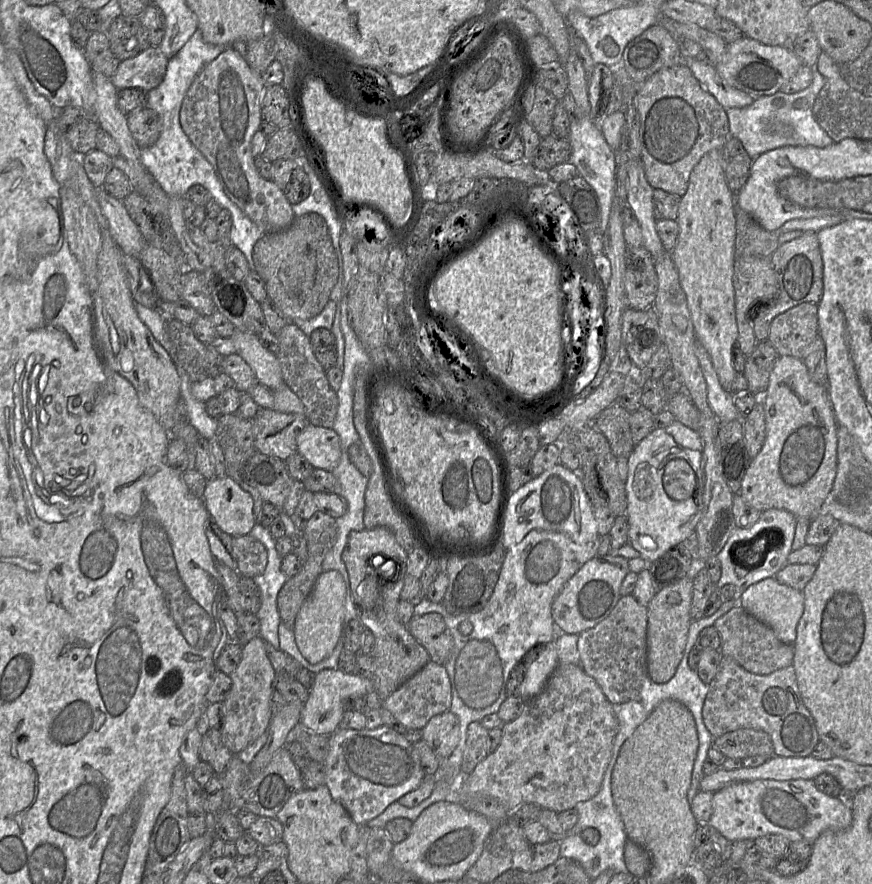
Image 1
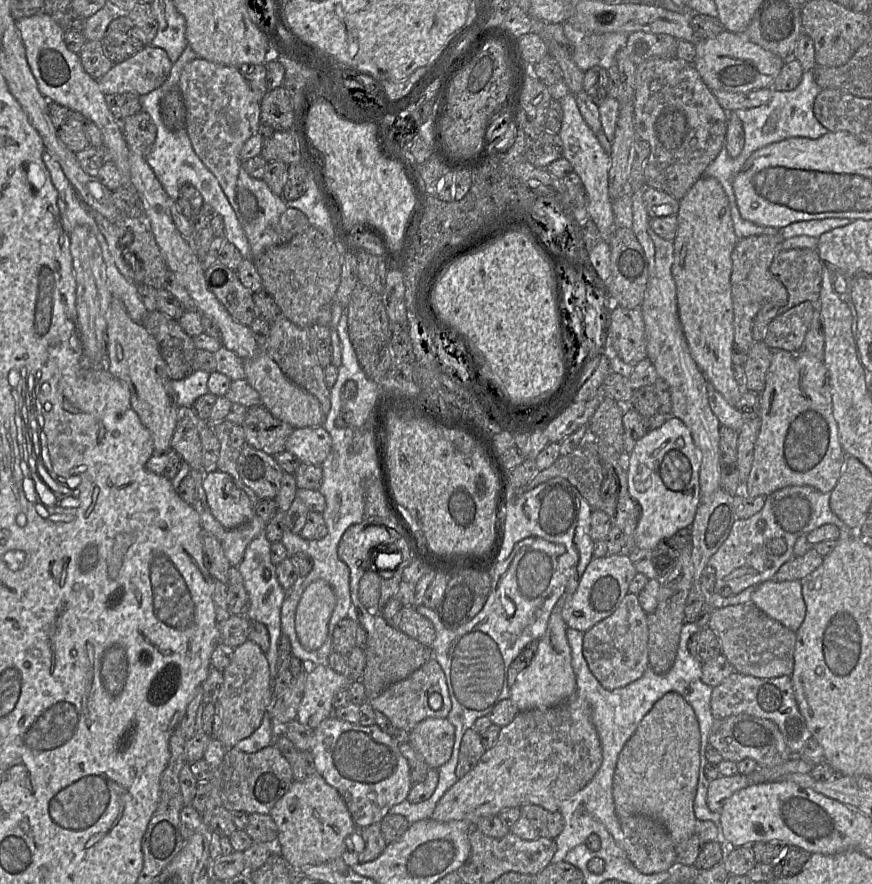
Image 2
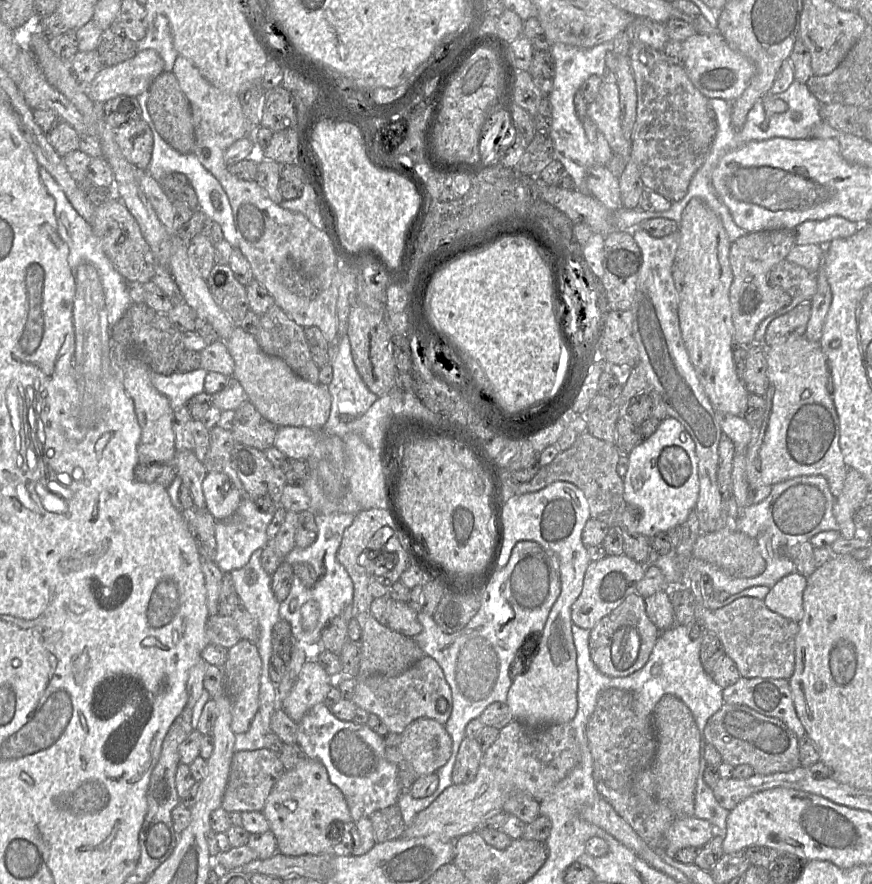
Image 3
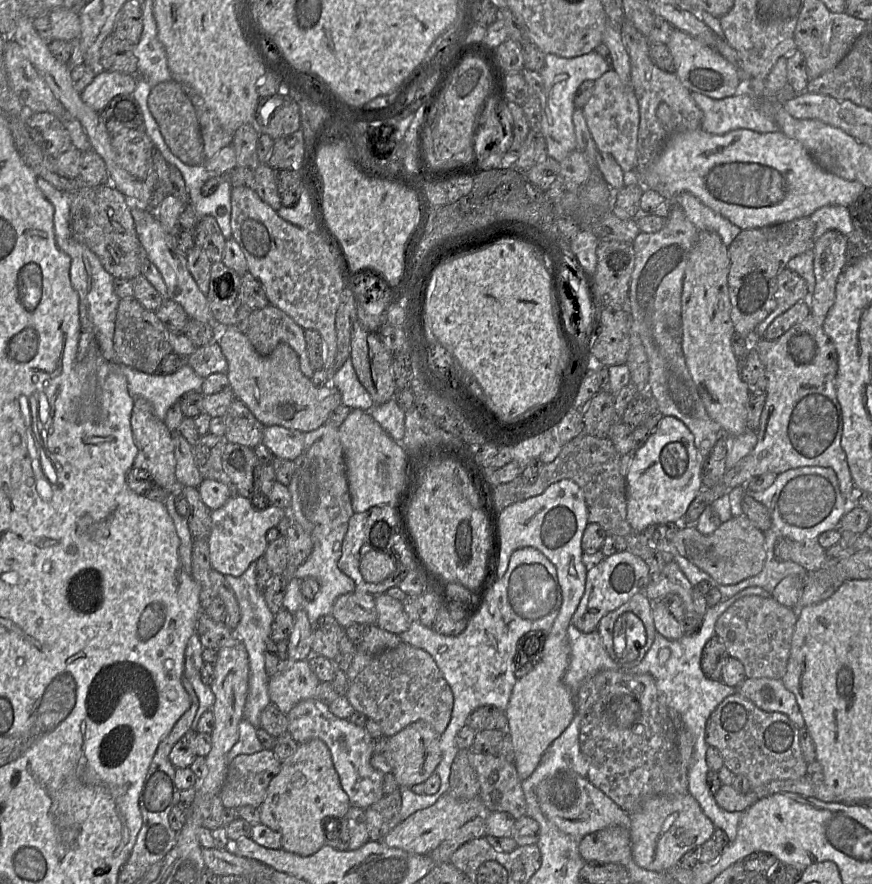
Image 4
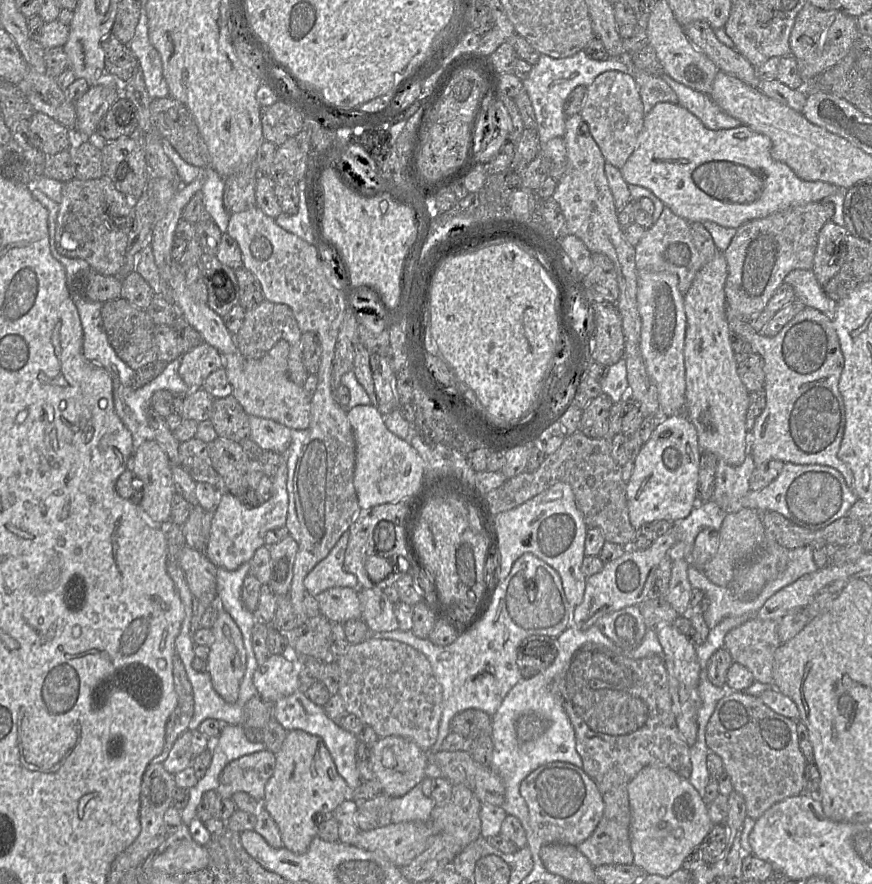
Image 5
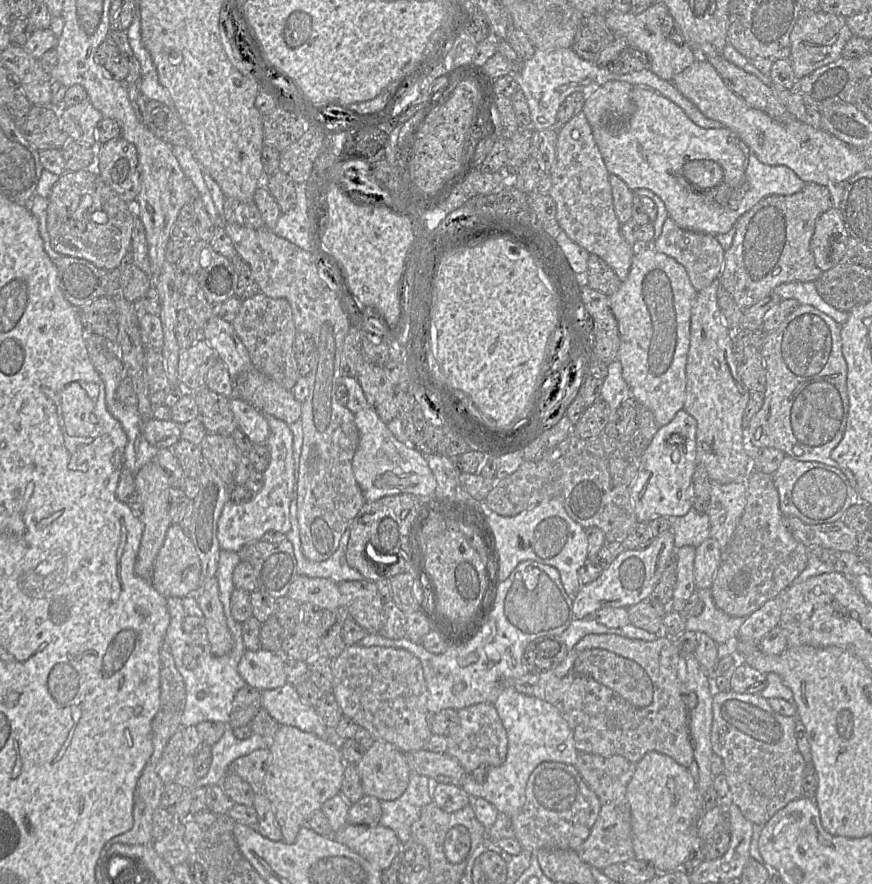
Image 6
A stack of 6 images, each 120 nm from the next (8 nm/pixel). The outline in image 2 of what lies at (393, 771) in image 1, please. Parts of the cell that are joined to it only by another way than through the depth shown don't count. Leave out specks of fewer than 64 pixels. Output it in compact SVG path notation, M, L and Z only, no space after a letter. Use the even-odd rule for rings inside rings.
M332 715L313 730L310 752L317 773L338 790L357 828L380 823L391 807L407 798L413 786L399 743L376 724L352 724Z

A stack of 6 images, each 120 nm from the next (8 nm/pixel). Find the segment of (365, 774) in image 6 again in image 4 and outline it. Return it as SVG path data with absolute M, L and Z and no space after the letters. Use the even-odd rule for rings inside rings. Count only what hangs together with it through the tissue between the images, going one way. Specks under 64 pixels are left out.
M417 721L388 738L382 755L391 767L400 788L411 788L424 783L442 759L440 735L426 722Z

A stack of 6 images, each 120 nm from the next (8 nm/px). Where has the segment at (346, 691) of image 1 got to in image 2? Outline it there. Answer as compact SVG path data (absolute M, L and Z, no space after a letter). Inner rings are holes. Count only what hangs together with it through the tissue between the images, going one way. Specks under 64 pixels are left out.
M303 663L307 675L297 720L308 728L316 729L324 719L334 715L332 701L335 694L340 690L347 690L353 681L328 665Z

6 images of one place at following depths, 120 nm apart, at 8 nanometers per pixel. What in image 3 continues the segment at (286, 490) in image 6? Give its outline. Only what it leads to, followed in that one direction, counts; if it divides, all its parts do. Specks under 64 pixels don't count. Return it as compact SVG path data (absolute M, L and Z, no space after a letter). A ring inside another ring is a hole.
M243 498L237 510L227 519L216 521L215 539L216 555L214 563L224 573L243 567L249 561L251 554L268 543L267 527L273 519L274 512L260 512L253 499Z

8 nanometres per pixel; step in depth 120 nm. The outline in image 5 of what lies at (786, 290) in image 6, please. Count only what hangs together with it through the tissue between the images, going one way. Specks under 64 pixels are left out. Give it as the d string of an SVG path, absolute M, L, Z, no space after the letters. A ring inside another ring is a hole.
M794 269L785 276L784 282L793 287L796 298L805 306L829 316L834 314L837 303L824 293L812 269Z

